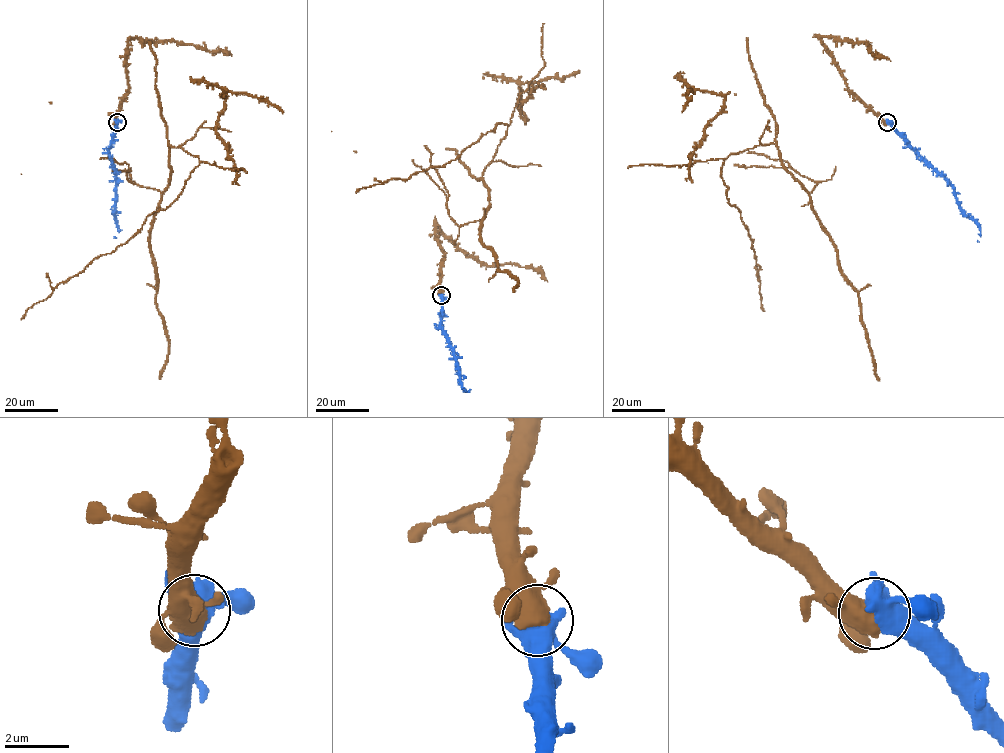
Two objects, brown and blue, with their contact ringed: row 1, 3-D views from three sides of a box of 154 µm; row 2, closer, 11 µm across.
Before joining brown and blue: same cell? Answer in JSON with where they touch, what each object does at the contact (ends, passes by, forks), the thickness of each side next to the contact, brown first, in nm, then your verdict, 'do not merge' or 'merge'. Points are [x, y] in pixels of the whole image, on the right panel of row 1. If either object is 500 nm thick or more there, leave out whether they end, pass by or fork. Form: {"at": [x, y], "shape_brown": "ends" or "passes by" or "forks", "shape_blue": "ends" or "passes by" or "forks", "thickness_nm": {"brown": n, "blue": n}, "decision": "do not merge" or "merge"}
{"at": [887, 122], "thickness_nm": {"brown": 550, "blue": 500}, "decision": "merge"}

